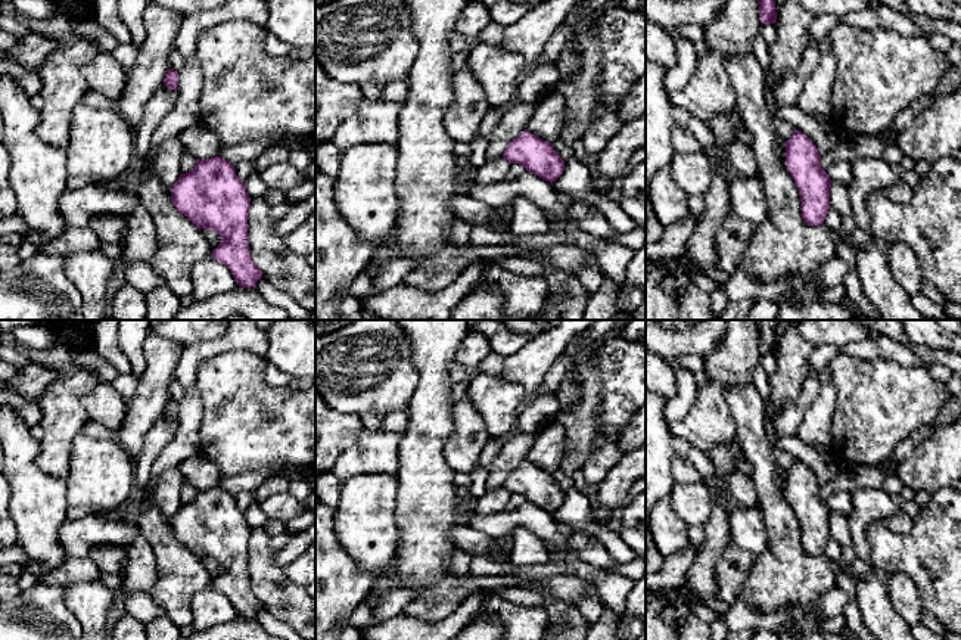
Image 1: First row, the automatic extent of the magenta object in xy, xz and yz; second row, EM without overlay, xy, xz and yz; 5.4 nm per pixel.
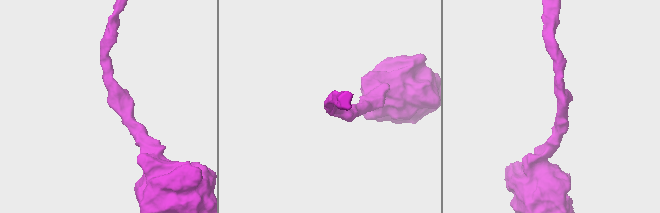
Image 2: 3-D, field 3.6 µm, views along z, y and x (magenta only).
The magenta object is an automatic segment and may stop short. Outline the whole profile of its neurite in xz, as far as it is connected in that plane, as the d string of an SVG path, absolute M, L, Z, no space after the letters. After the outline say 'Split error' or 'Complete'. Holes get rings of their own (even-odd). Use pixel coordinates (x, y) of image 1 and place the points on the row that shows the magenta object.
M525 130L503 153L510 164L520 164L526 171L545 181L556 181L563 170L565 161L556 153L553 145Z. Complete

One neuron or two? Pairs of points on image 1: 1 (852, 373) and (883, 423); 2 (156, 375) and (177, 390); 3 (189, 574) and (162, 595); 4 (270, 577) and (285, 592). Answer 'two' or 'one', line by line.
1: one
2: two
3: one
4: one

